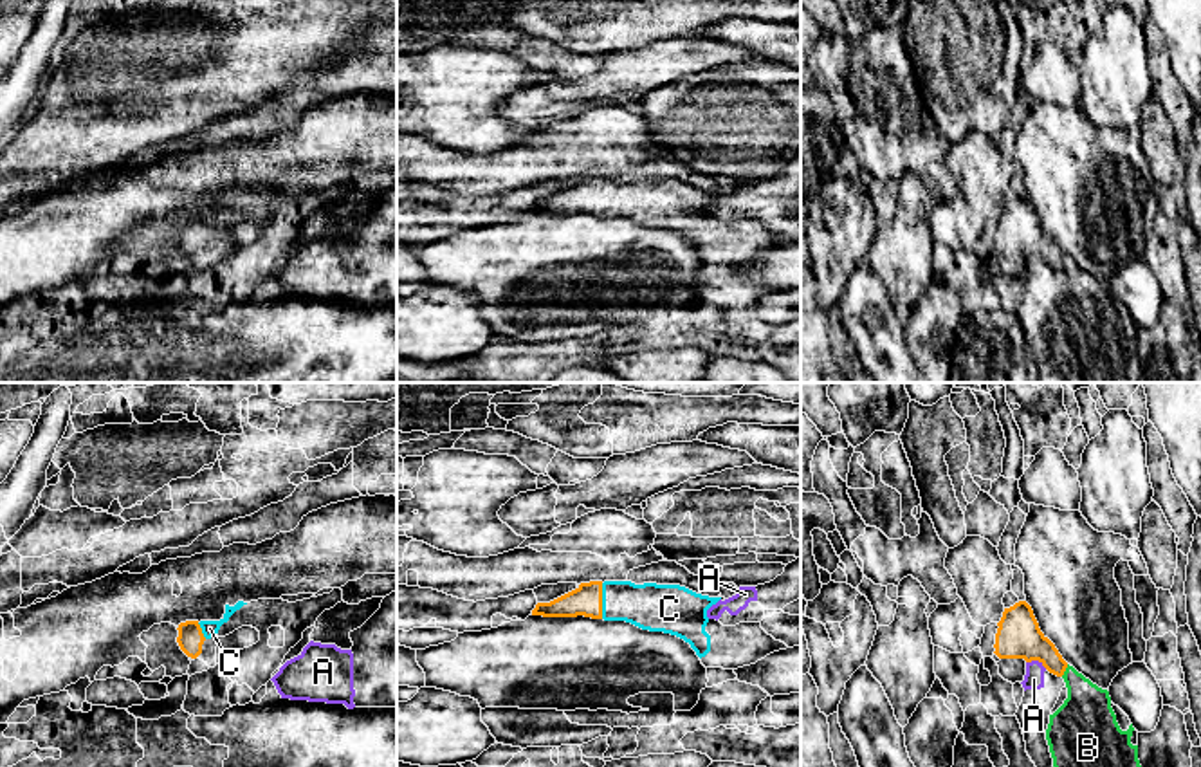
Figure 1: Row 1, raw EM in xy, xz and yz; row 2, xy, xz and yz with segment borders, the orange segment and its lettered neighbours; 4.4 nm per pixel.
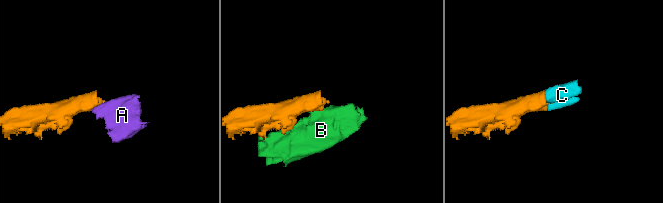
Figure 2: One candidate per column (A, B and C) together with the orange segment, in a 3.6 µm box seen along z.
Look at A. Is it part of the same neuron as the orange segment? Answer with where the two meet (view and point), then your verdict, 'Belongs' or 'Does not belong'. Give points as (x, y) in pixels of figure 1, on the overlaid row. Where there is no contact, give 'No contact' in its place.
Touches orange at yz (1037, 659). Does not belong

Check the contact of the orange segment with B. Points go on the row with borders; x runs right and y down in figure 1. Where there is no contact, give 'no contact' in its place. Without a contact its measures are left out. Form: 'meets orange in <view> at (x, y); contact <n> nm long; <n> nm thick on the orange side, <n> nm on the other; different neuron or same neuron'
meets orange in yz at (1064, 670); contact 70 nm long; 190 nm thick on the orange side, 260 nm on the other; different neuron

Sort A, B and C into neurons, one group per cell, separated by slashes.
A B / C

